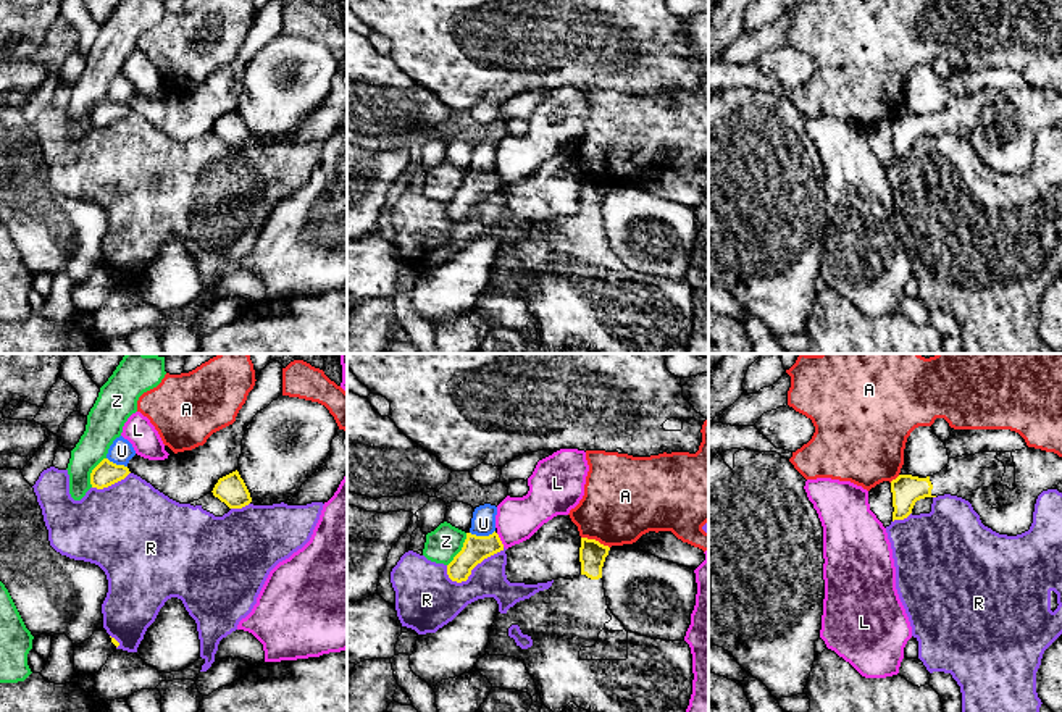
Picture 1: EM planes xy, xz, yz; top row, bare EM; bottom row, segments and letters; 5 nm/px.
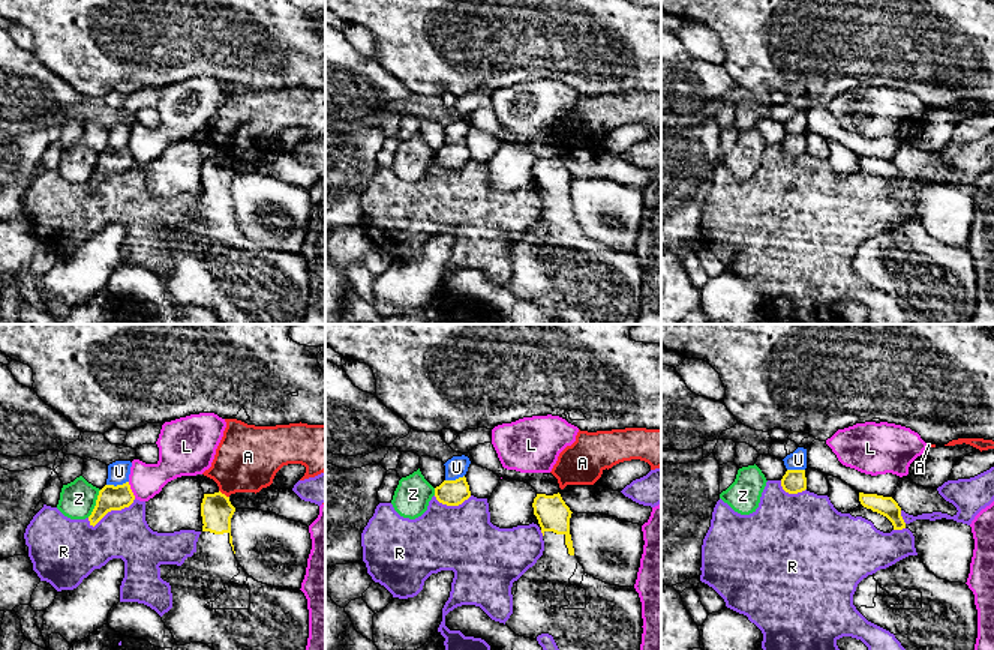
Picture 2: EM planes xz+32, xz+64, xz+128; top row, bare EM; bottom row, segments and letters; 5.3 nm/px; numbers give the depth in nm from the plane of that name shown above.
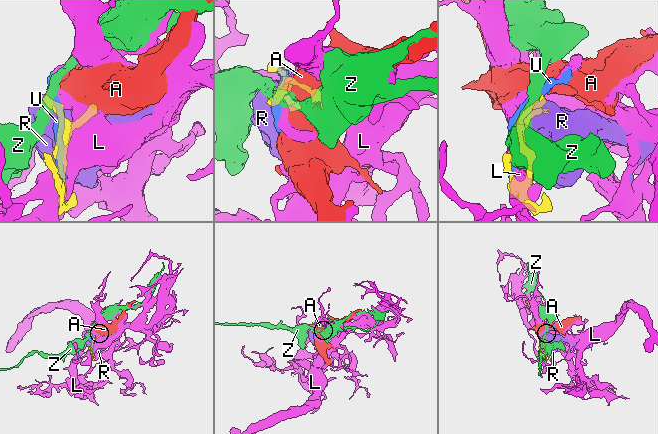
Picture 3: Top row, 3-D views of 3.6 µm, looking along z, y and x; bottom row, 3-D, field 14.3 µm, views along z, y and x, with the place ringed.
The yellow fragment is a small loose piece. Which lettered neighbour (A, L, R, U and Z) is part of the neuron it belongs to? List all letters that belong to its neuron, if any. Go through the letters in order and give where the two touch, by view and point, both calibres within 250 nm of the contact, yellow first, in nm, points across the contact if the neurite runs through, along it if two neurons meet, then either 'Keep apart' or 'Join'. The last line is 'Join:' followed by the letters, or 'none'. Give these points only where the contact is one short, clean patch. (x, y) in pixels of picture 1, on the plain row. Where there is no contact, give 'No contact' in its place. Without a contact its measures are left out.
A: Touches yellow at xz (594, 178). Thickness 130 nm (yellow) against 400 nm. Boundary: xz (581, 175), (597, 178), (609, 186). Keep apart
L: Touches yellow at xz (499, 178). Thickness 130 nm (yellow) against 220 nm. Keep apart
R: Touches yellow at xz (473, 205). Thickness 130 nm (yellow) against 260 nm. Keep apart
U: Touches yellow at xz (481, 175). Thickness 130 nm (yellow) against 130 nm. Keep apart
Z: Touches yellow at xz (462, 188). Thickness 130 nm (yellow) against 170 nm. Boundary: xz (467, 171), (462, 188), (447, 204). Keep apart
Join: none

